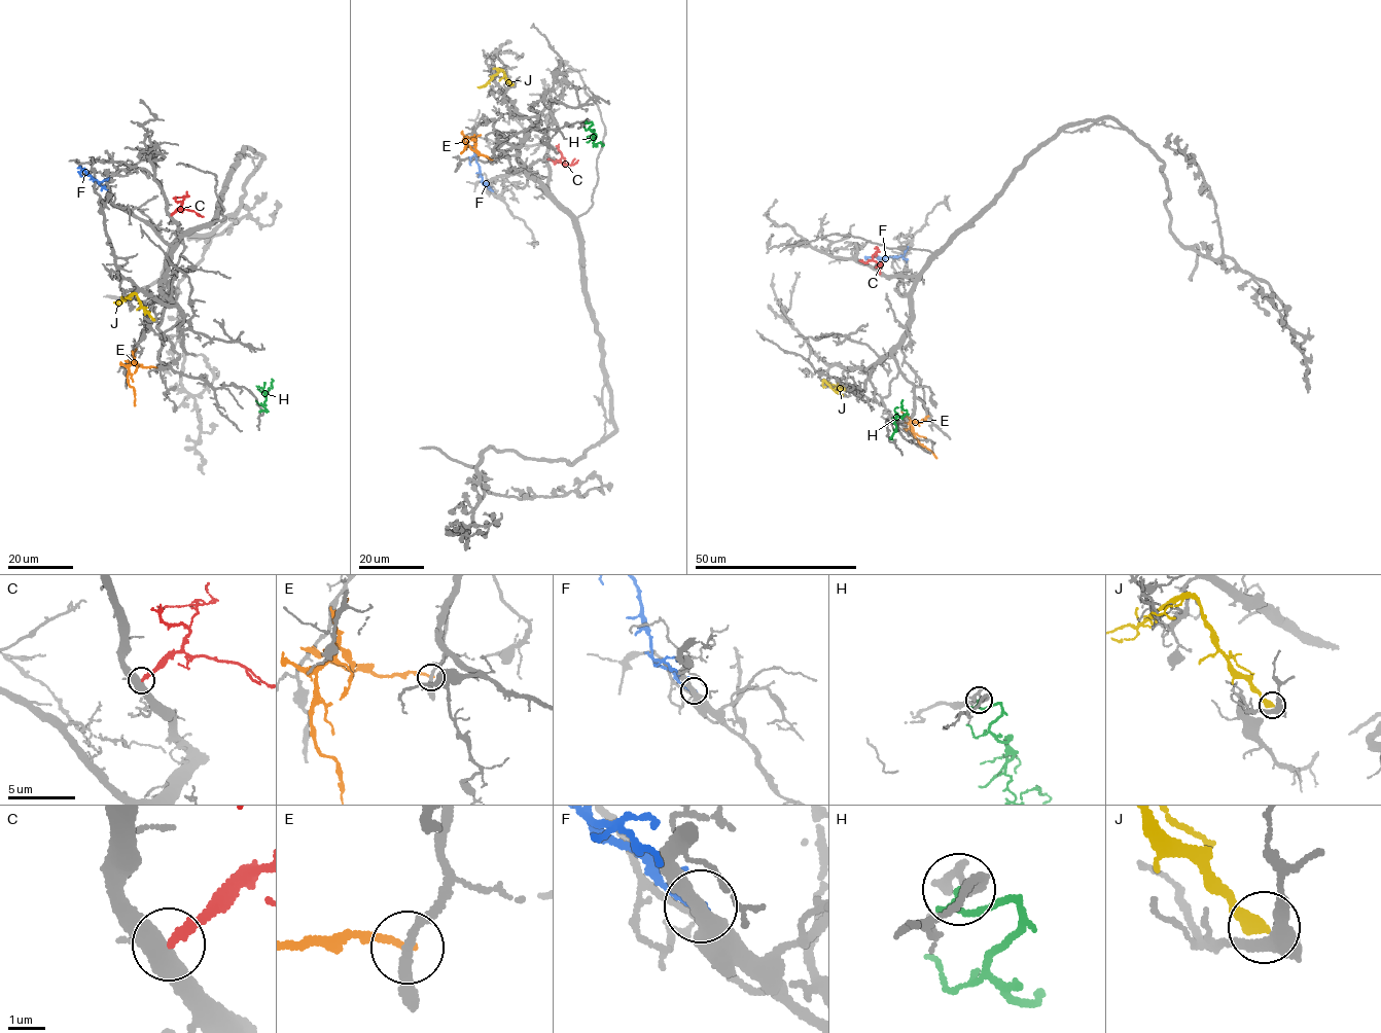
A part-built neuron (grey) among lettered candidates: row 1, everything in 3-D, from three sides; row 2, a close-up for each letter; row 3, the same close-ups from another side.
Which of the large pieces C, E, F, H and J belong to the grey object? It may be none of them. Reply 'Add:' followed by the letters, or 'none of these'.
Add: C

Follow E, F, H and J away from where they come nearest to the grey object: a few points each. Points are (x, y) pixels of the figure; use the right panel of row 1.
E: (928, 416), (924, 421), (911, 421), (910, 428), (917, 441), (936, 459)
F: (907, 247), (901, 256), (876, 257), (886, 260)
H: (890, 438), (895, 430), (894, 420), (907, 413), (901, 407), (903, 399)
J: (842, 395), (823, 381), (844, 389)

